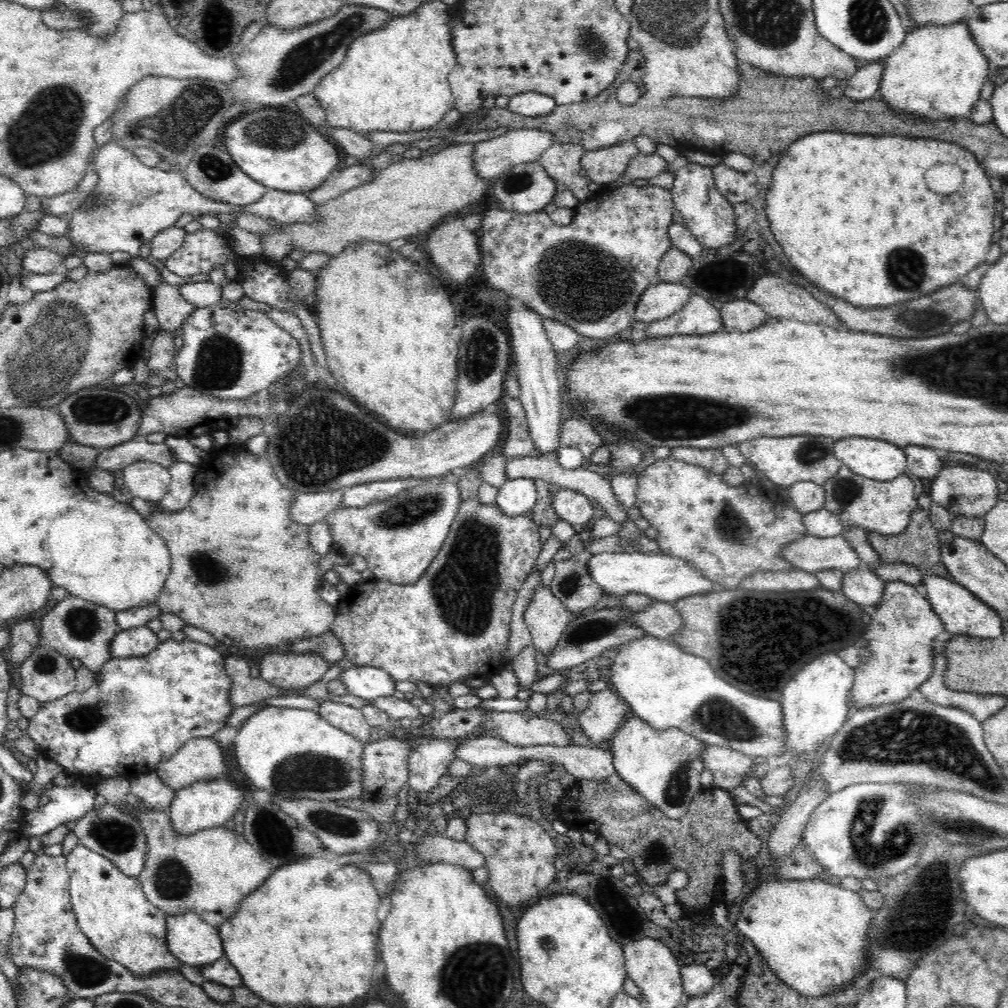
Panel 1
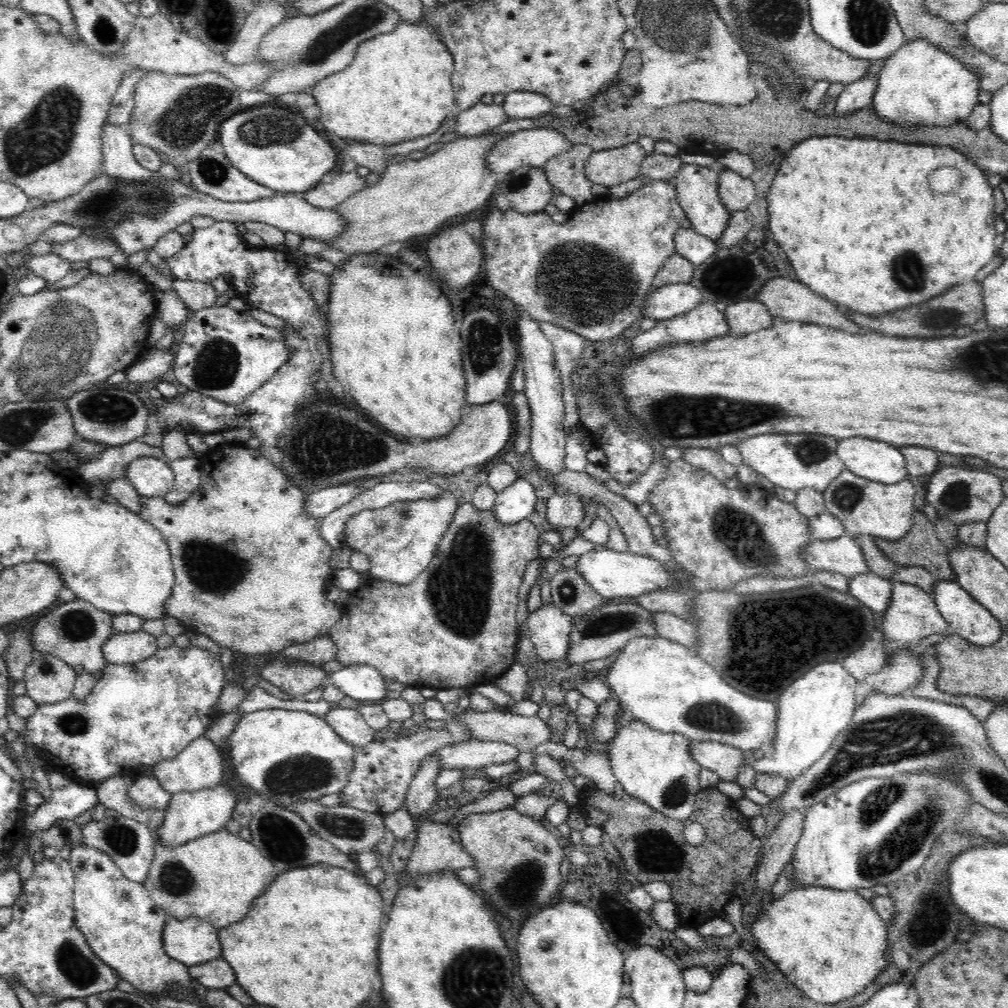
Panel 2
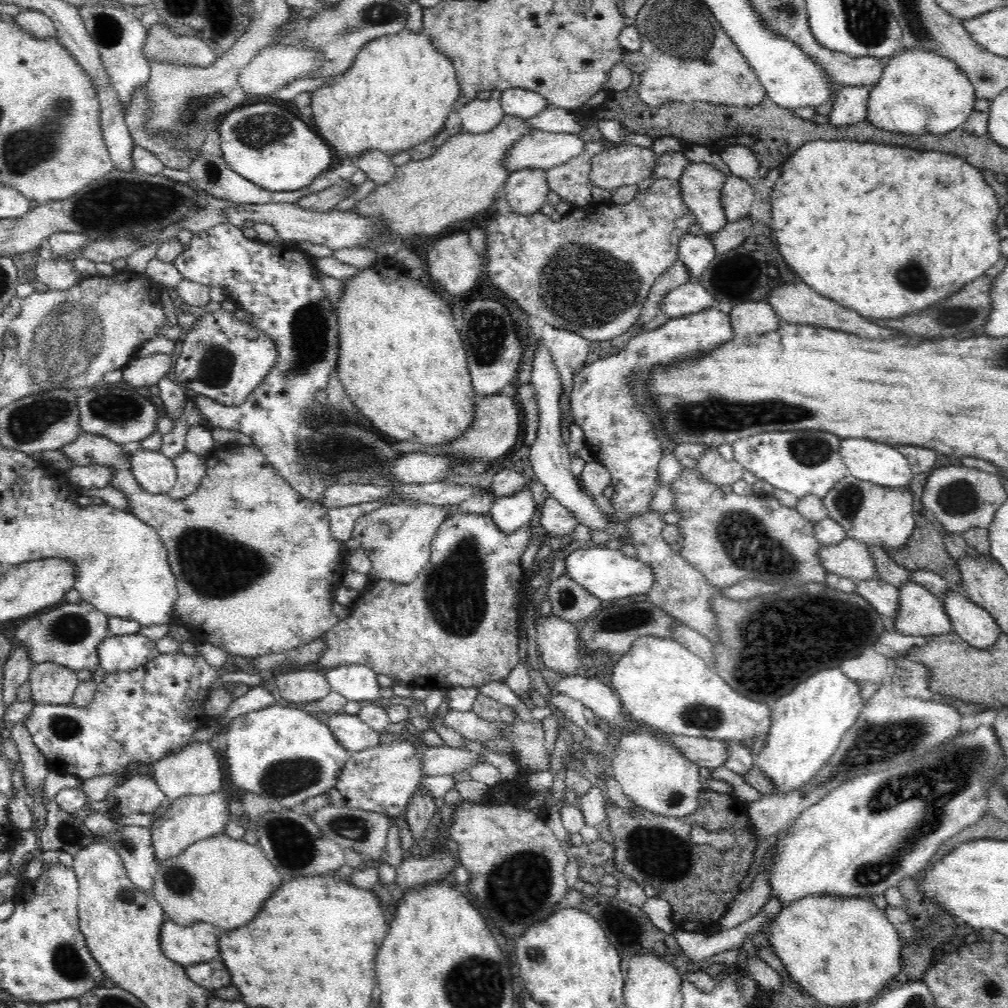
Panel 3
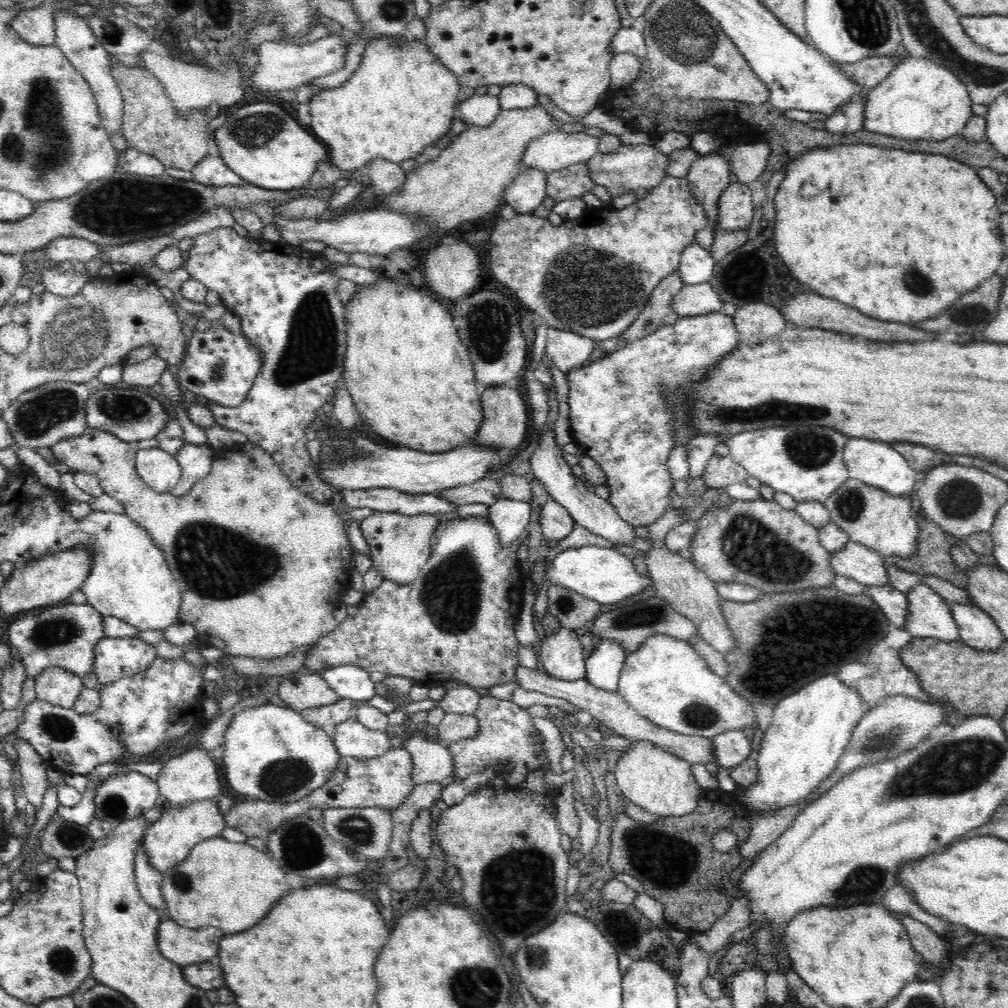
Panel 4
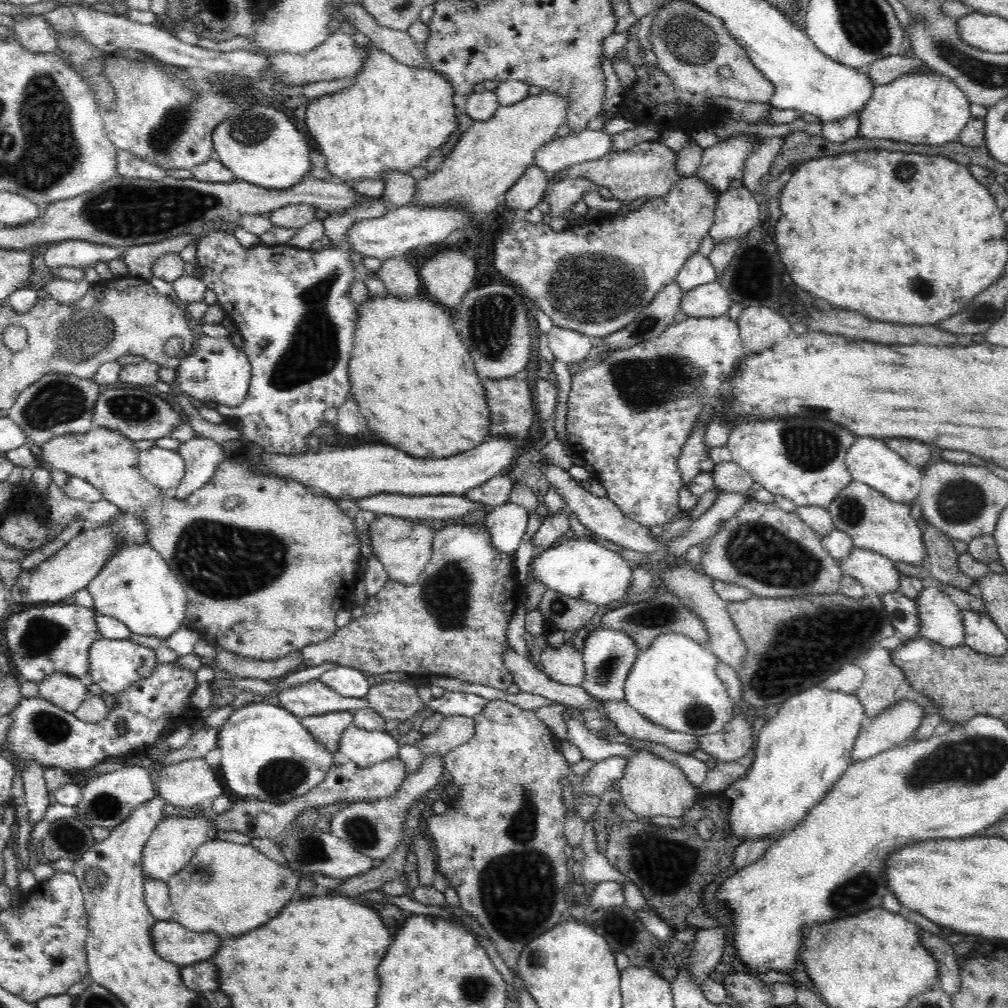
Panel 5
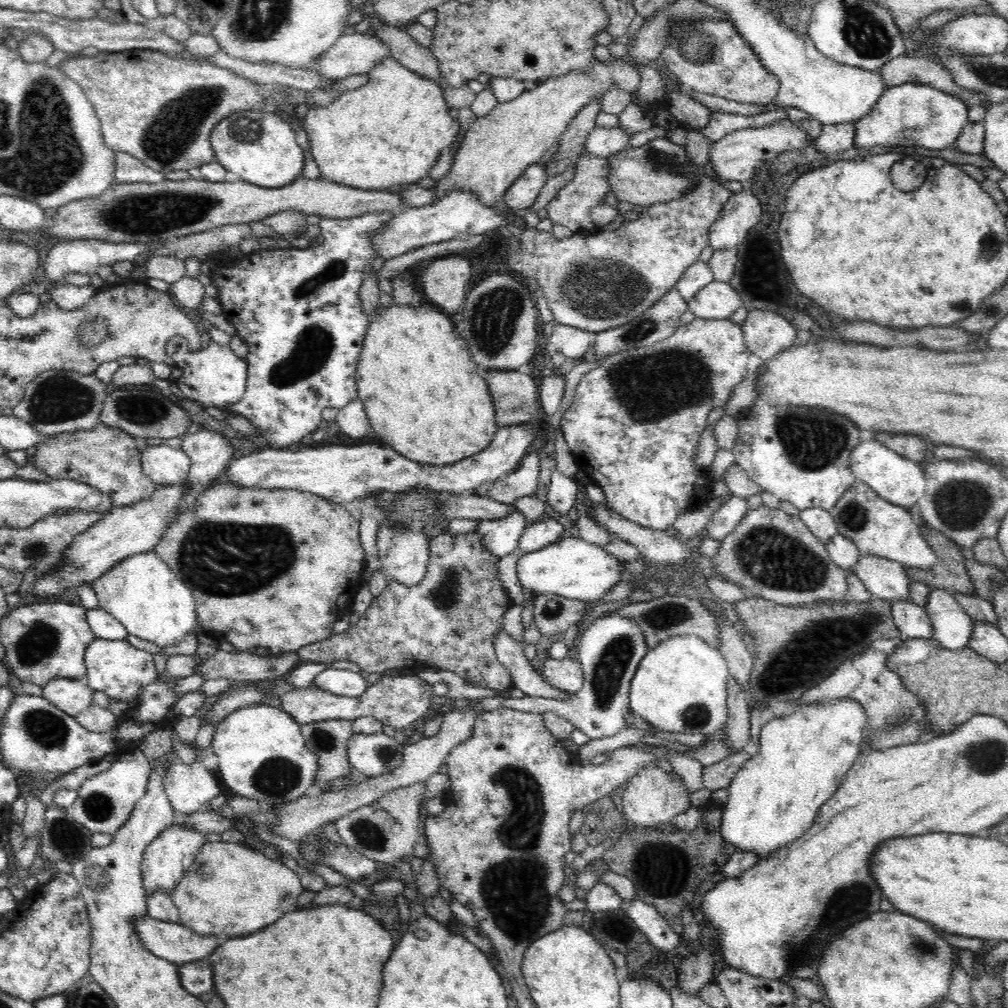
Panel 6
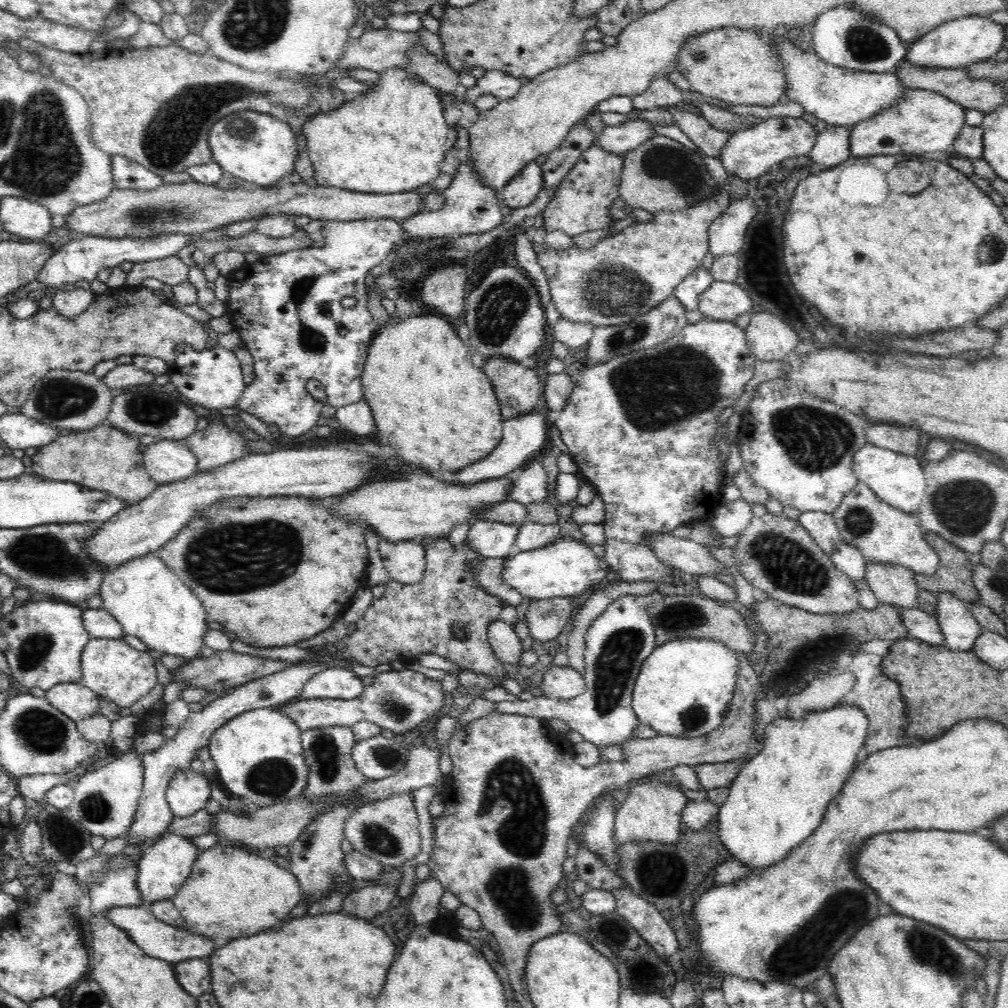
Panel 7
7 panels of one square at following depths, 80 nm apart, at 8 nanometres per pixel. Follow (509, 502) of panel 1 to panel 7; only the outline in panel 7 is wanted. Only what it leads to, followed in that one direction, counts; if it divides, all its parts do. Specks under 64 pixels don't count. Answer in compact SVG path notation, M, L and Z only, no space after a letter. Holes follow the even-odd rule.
M474 520L466 541L468 546L485 558L505 558L510 555L519 528L515 524Z

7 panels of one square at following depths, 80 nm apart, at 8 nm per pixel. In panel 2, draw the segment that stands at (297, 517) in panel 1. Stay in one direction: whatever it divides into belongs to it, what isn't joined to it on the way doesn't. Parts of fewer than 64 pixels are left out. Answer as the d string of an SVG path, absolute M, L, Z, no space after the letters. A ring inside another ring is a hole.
M352 483L315 490L312 494L306 494L305 512L311 518L323 520L330 512L355 500L362 490L366 487Z

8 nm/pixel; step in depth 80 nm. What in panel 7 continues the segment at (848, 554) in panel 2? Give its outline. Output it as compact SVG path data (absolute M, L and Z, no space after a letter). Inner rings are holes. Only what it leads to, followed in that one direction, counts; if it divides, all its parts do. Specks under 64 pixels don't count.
M866 562L864 581L870 585L880 604L899 609L918 608L919 586L914 574L907 566Z

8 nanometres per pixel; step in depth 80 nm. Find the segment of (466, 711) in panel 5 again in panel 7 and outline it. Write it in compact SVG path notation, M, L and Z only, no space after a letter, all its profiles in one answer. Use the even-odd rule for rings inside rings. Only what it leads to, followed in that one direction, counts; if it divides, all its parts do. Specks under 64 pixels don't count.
M659 589L652 594L633 595L627 594L618 598L606 607L606 610L590 624L585 636L585 654L586 670L583 675L585 678L584 694L570 699L550 699L539 698L534 702L494 702L496 711L506 714L520 714L527 717L538 717L542 720L558 718L570 726L573 731L579 732L583 740L588 740L598 747L599 752L604 748L614 745L622 745L628 742L634 732L640 726L640 719L636 715L632 706L632 692L636 686L636 680L639 676L640 668L644 661L656 650L656 629L652 617L648 615L648 608L656 604L665 597L665 591Z

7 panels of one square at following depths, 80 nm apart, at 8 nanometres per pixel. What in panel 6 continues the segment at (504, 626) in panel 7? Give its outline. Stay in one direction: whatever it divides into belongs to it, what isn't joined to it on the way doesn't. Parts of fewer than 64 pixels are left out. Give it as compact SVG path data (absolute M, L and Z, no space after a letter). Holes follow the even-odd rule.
M500 629L494 637L494 649L498 660L510 671L513 684L528 696L571 699L575 694L562 692L547 684L525 654L525 645L515 640Z

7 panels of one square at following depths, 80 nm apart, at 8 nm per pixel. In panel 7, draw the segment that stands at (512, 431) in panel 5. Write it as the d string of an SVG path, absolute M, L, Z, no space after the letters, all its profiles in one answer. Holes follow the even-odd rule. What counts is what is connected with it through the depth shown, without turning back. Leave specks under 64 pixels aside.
M502 357L485 361L482 371L492 382L498 398L502 419L506 420L536 410L538 398L544 393L543 383L533 368L524 368Z

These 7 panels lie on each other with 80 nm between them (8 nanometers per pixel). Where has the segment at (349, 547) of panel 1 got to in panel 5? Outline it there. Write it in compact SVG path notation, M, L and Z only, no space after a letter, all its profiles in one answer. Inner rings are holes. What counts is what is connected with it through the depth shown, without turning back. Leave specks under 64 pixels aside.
M387 515L378 516L369 526L369 536L372 541L372 552L388 571L389 579L403 585L414 584L421 575L422 570L431 559L433 548L433 536L437 524L433 521L425 521L421 525L410 527L410 523L404 518Z

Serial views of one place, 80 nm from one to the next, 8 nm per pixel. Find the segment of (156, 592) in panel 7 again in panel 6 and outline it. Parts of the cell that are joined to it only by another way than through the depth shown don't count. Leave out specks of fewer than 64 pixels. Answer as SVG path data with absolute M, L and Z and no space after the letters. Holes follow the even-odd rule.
M140 552L120 560L91 584L98 595L100 608L118 619L129 634L170 649L186 634L199 632L196 601L192 590L170 570L157 552Z

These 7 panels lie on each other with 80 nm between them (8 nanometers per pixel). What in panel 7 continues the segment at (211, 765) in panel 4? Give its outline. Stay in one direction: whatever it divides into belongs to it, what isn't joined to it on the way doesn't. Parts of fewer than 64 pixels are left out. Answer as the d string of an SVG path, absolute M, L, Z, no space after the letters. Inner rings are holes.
M186 768L170 778L166 796L174 816L182 818L205 808L210 798L210 785L204 775Z

